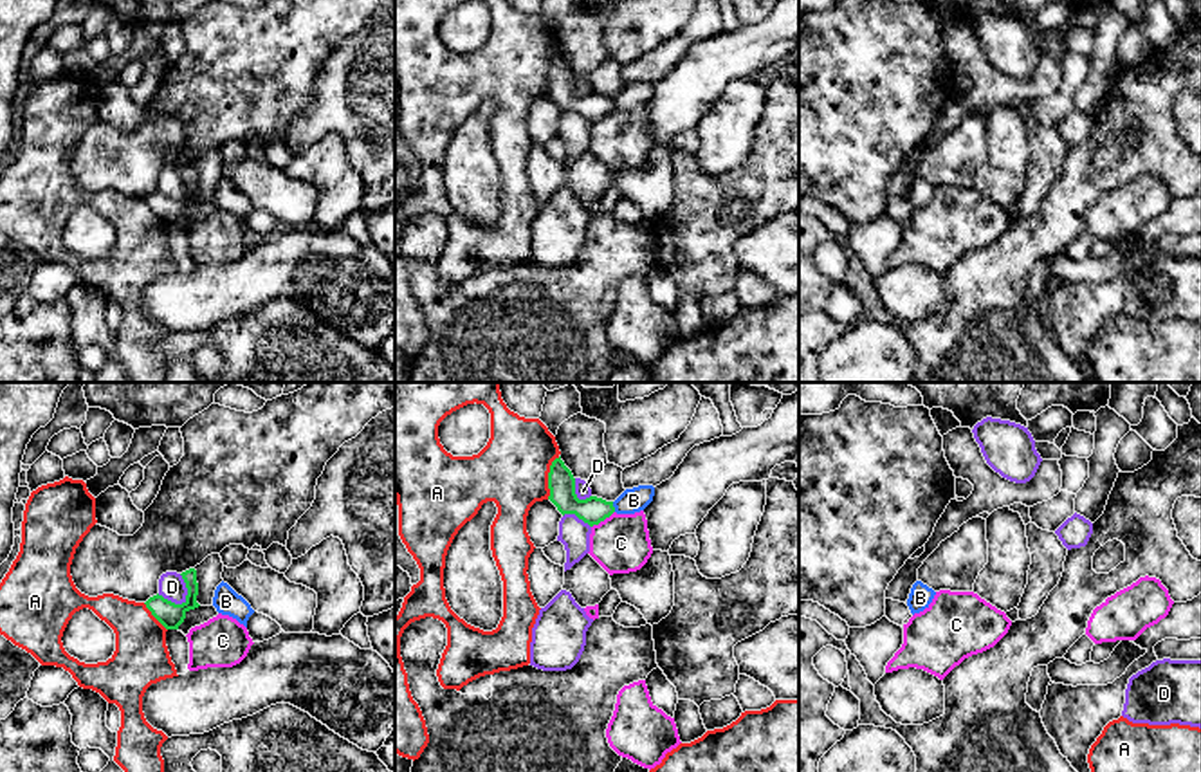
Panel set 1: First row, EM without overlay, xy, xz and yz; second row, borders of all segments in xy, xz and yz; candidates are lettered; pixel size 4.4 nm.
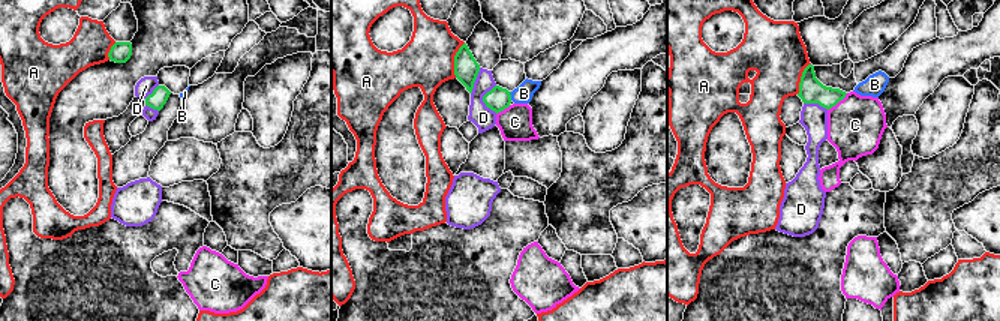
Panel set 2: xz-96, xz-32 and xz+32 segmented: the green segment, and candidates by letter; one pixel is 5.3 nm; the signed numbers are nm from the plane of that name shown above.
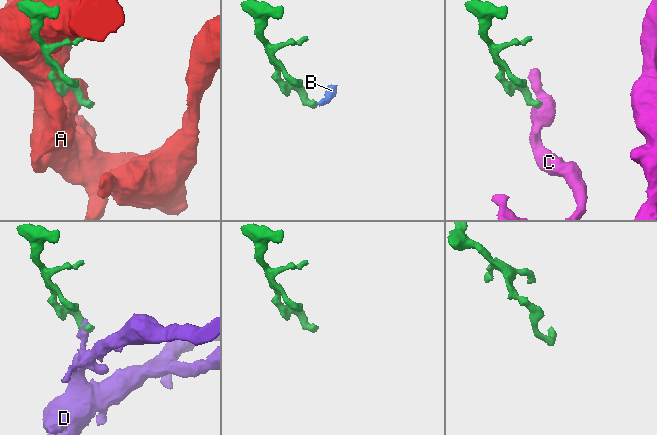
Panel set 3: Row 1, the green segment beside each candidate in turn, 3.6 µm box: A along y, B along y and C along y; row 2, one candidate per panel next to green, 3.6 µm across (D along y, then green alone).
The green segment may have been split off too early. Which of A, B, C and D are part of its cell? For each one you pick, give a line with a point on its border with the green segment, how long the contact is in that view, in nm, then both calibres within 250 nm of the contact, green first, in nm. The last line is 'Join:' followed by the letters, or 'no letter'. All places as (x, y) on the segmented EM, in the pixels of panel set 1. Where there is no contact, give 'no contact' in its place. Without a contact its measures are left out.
Join: no letter

